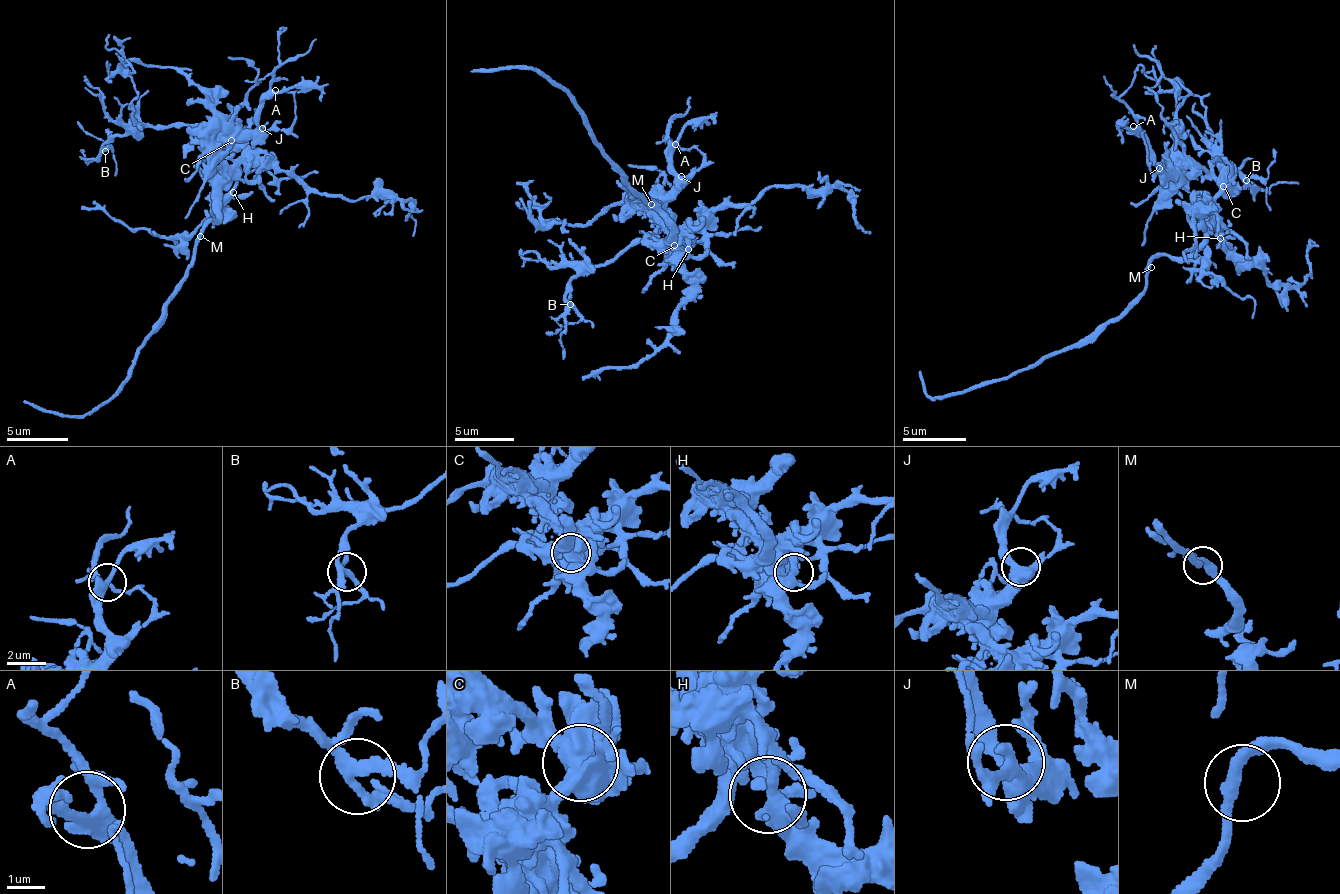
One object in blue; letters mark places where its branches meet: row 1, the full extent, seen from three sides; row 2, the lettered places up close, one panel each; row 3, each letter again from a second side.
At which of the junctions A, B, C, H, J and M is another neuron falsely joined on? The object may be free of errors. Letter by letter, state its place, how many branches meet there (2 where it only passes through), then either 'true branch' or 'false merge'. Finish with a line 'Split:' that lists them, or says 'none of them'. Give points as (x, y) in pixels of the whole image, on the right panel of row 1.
A: at (1133, 126); 3 branches meet; true branch
B: at (1246, 180); 3 branches meet; true branch
C: at (1223, 186); 3 branches meet; true branch
H: at (1220, 238); 3 branches meet; true branch
J: at (1159, 168); 3 branches meet; true branch
M: at (1151, 267); 2 branches meet; true branch
Split: none of them

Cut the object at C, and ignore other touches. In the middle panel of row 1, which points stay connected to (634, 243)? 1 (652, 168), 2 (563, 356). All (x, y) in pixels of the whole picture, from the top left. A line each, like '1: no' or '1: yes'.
1: yes
2: yes

